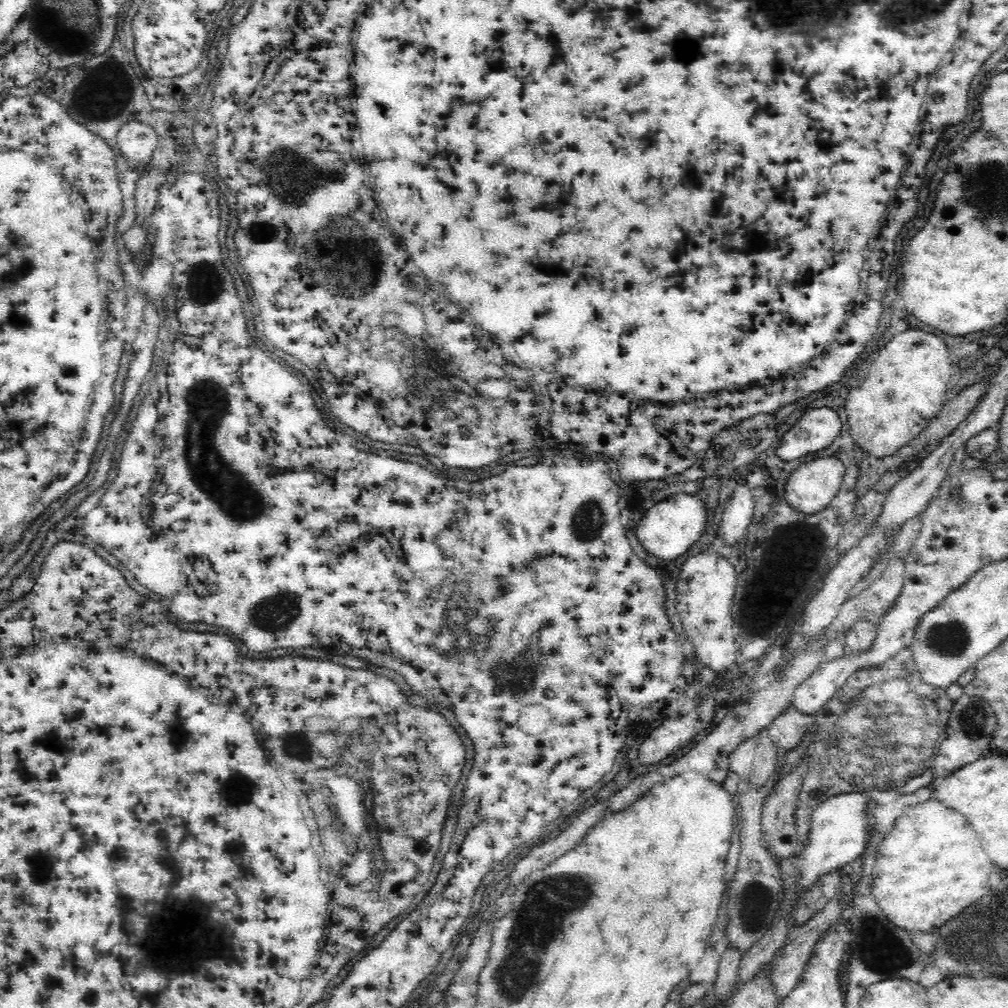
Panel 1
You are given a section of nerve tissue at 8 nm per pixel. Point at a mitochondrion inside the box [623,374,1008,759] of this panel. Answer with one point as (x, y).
(947, 638)

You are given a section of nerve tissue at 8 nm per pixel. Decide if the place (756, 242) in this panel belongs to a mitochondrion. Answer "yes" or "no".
no

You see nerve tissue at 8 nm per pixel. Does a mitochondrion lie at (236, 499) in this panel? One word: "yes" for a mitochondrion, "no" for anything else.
yes

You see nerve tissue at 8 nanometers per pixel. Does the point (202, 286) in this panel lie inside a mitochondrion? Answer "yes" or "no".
yes

